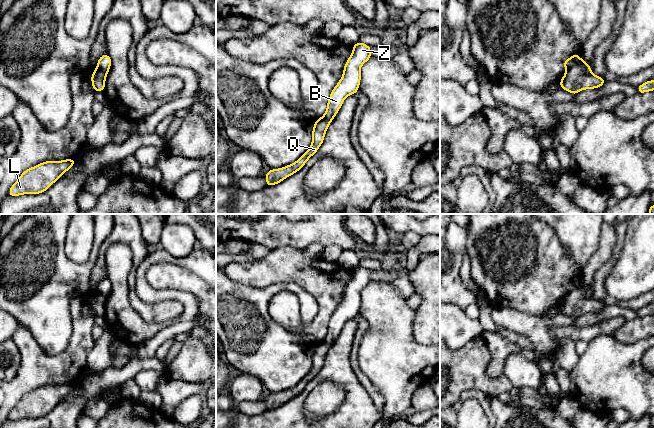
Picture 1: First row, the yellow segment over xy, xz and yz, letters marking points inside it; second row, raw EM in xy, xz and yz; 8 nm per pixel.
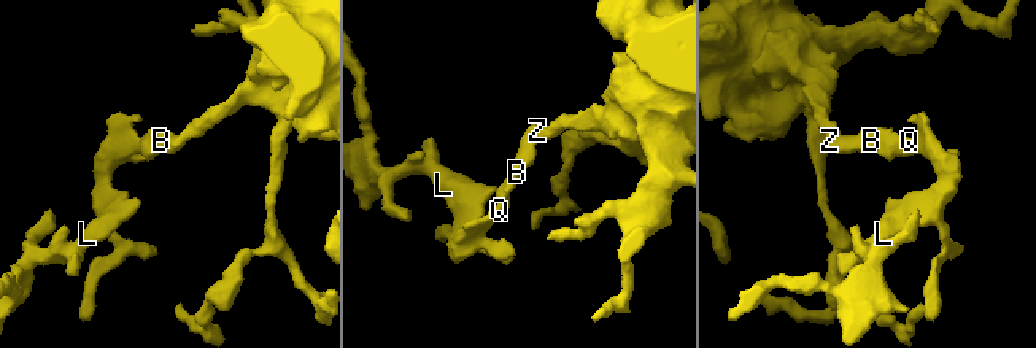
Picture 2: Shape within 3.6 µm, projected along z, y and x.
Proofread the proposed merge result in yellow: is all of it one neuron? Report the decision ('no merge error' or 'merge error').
merge error

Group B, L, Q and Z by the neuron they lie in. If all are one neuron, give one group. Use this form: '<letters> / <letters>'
B Z / L Q

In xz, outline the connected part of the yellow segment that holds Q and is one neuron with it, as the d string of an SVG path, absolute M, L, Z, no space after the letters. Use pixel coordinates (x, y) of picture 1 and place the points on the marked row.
M323 117L315 120L315 124L312 130L312 143L310 148L294 163L279 169L270 169L264 176L267 187L282 182L287 177L302 169L308 159L312 157L322 145L328 127L329 123Z

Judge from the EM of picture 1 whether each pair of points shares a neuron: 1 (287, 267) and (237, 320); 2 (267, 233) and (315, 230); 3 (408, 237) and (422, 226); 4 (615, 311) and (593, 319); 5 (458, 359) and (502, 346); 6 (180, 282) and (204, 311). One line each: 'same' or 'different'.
1: different
2: same
3: different
4: same
5: different
6: same

